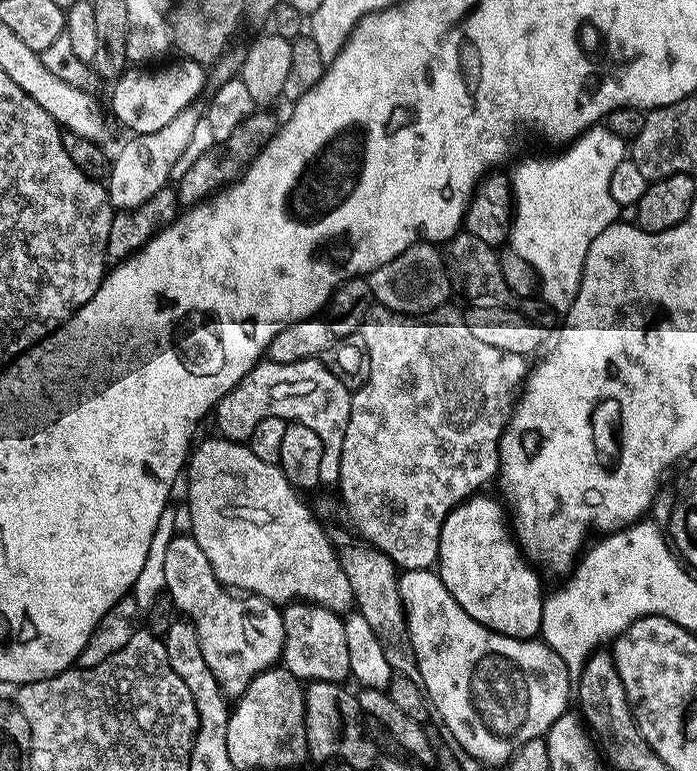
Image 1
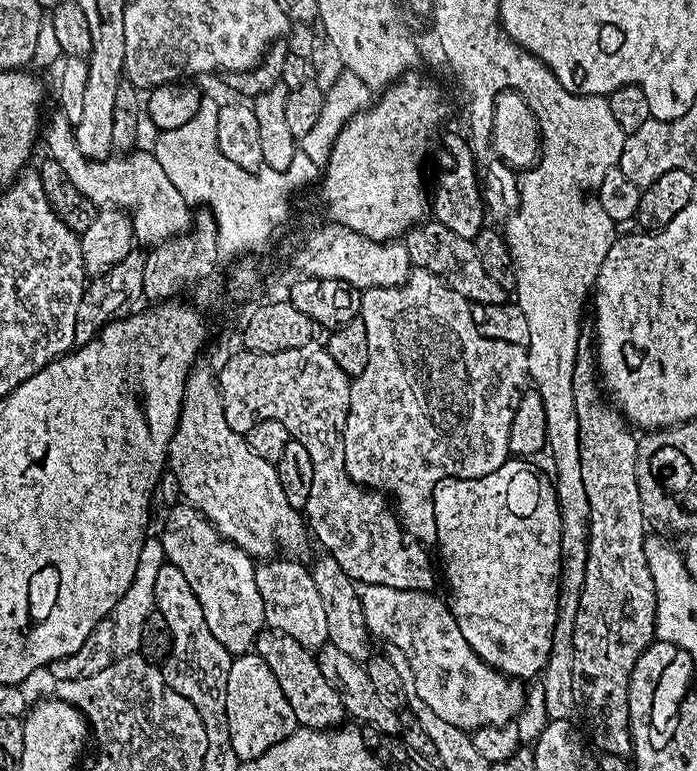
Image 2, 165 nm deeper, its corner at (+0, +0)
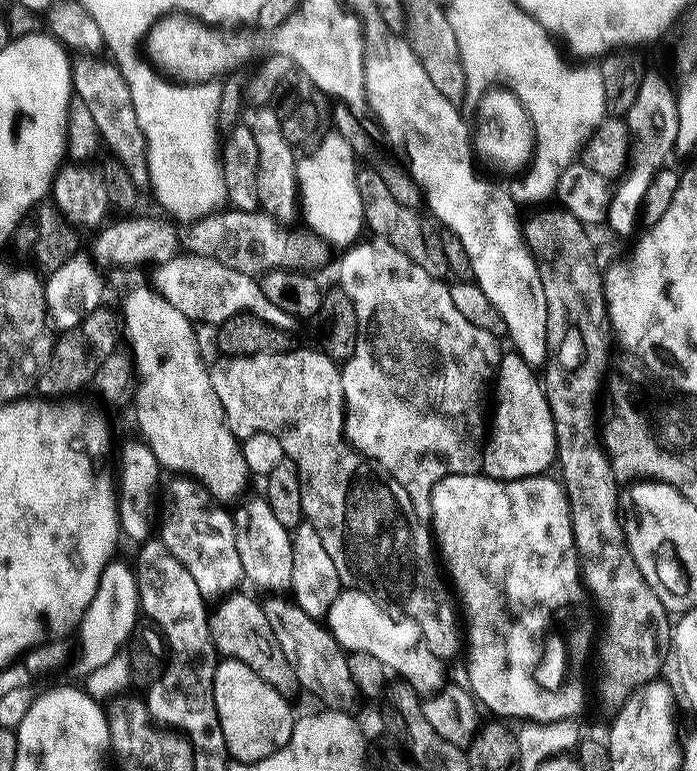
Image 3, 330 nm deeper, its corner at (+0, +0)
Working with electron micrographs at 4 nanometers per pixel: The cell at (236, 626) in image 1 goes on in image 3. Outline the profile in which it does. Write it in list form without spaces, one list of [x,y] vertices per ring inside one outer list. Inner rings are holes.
[[[180,474],[168,484],[168,489],[163,489],[162,500],[164,496],[164,521],[158,524],[158,539],[165,544],[170,550],[170,554],[174,554],[174,558],[178,558],[178,562],[182,562],[182,566],[186,566],[186,570],[190,570],[190,578],[194,578],[194,582],[198,582],[198,590],[205,598],[223,597],[225,594],[231,593],[244,580],[244,571],[242,570],[242,558],[238,558],[238,546],[236,545],[237,525],[232,525],[232,516],[227,512],[223,503],[217,502],[208,489],[195,478],[189,478],[187,475]]]

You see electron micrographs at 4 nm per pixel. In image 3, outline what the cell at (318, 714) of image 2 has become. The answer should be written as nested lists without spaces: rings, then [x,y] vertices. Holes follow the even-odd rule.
[[[228,594],[219,601],[220,604],[211,609],[208,626],[212,631],[212,640],[216,643],[217,653],[221,657],[229,660],[237,660],[246,666],[250,666],[250,670],[254,670],[254,674],[258,674],[258,678],[262,678],[270,686],[274,686],[279,692],[292,694],[292,691],[297,691],[296,669],[292,667],[292,662],[289,656],[282,654],[282,646],[278,642],[276,632],[270,630],[270,622],[266,619],[264,613],[264,605],[258,599],[255,600],[252,596],[236,596],[240,594]]]

